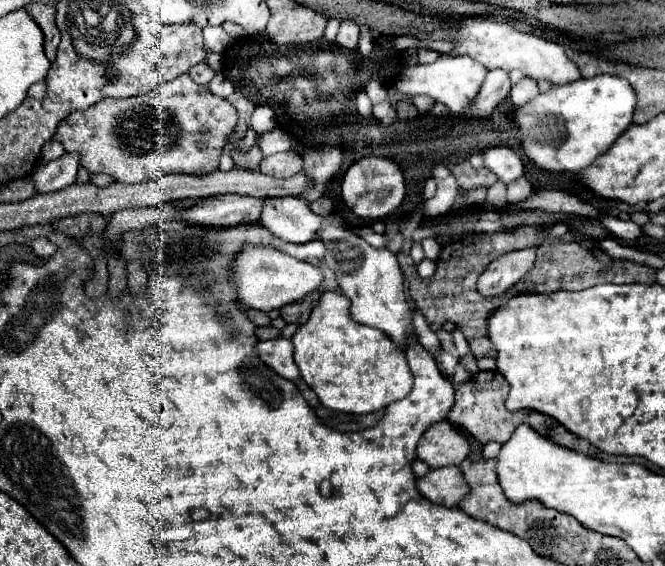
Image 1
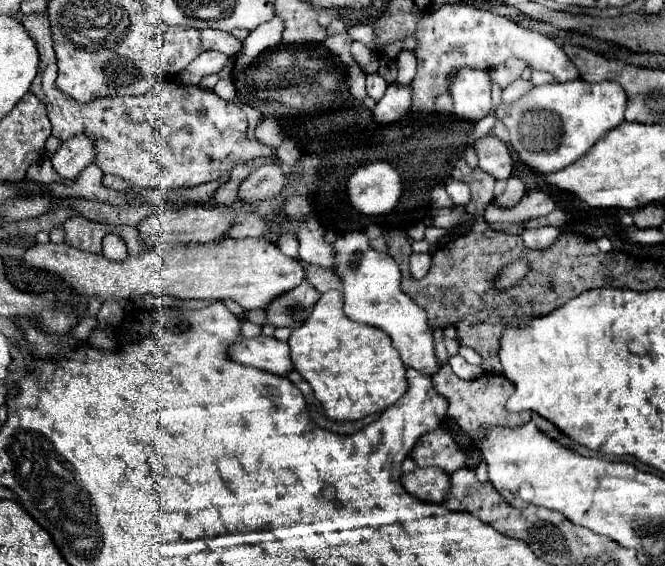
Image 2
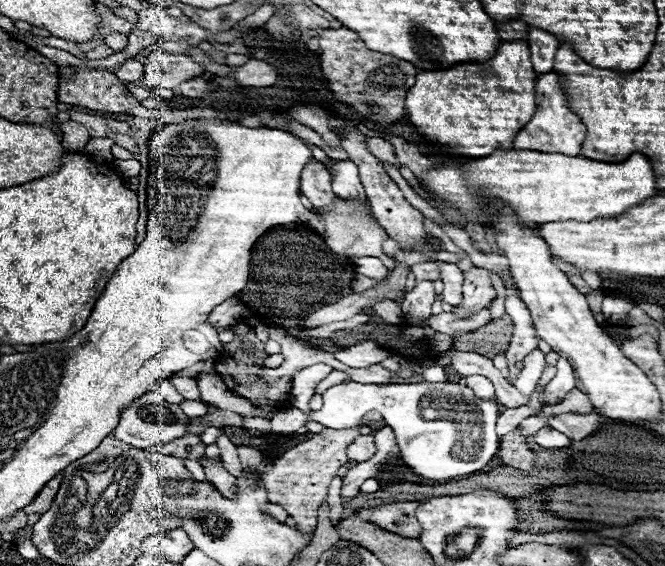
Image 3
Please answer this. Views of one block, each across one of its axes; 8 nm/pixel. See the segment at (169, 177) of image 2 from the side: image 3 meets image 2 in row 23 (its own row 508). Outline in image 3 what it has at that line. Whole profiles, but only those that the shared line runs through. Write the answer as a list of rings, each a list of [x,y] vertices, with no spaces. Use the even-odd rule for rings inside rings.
[[[56,474],[56,476],[38,492],[36,500],[32,500],[32,502],[24,508],[24,512],[26,512],[26,514],[34,514],[34,512],[44,514],[44,512],[50,508],[52,500],[54,500],[54,496],[56,496],[56,492],[58,492],[58,488],[60,488],[62,478],[64,478],[62,474]]]

